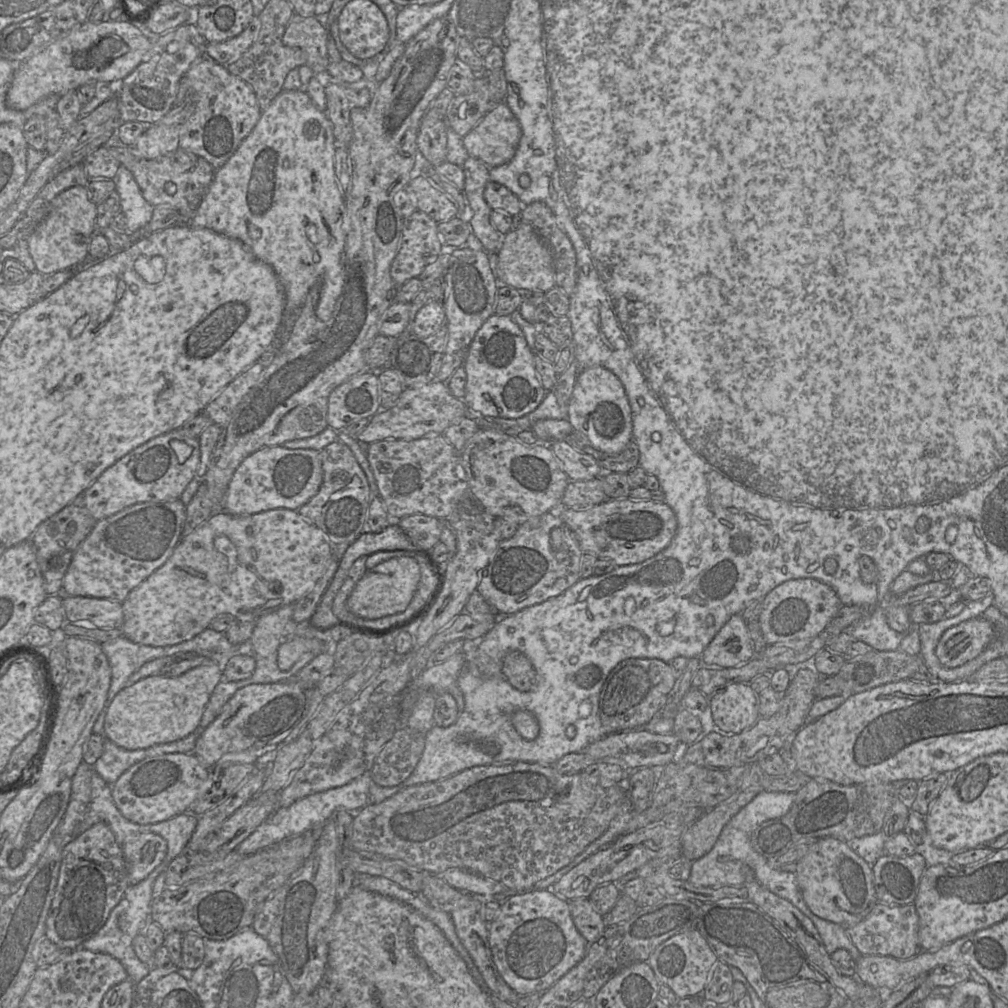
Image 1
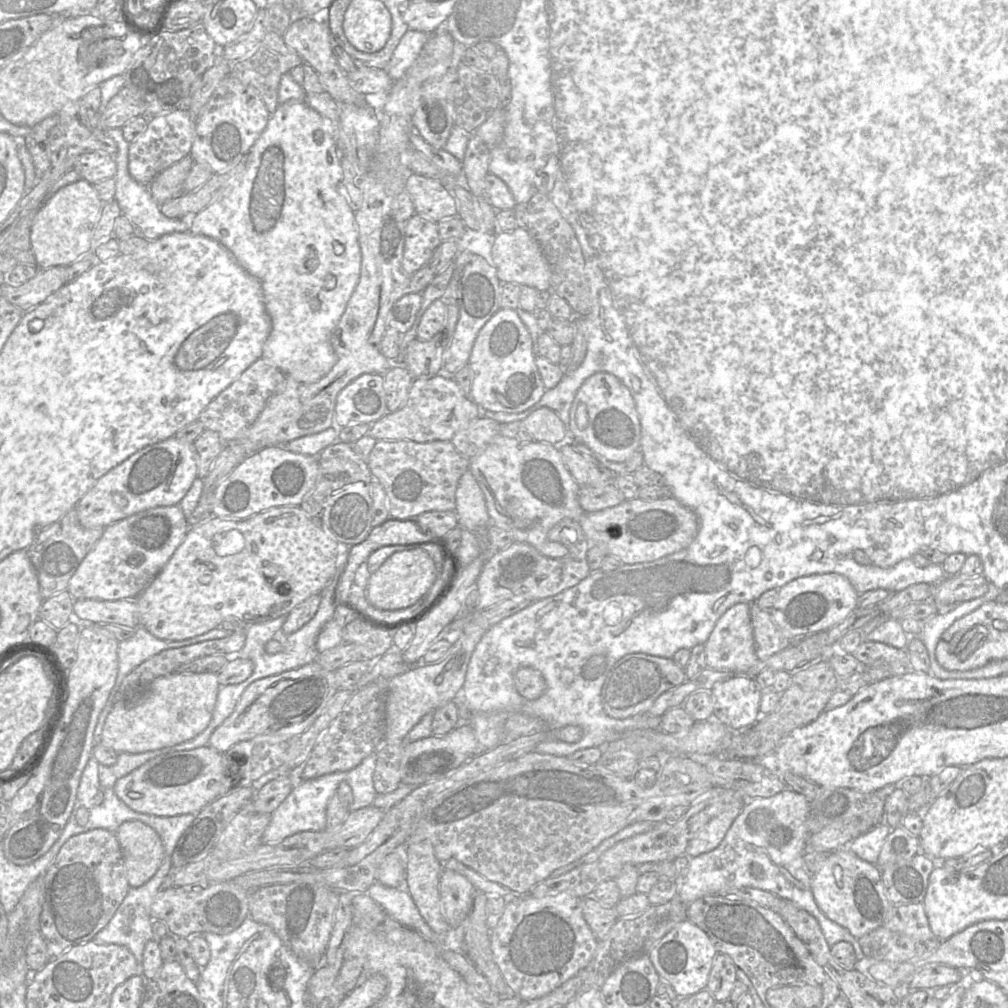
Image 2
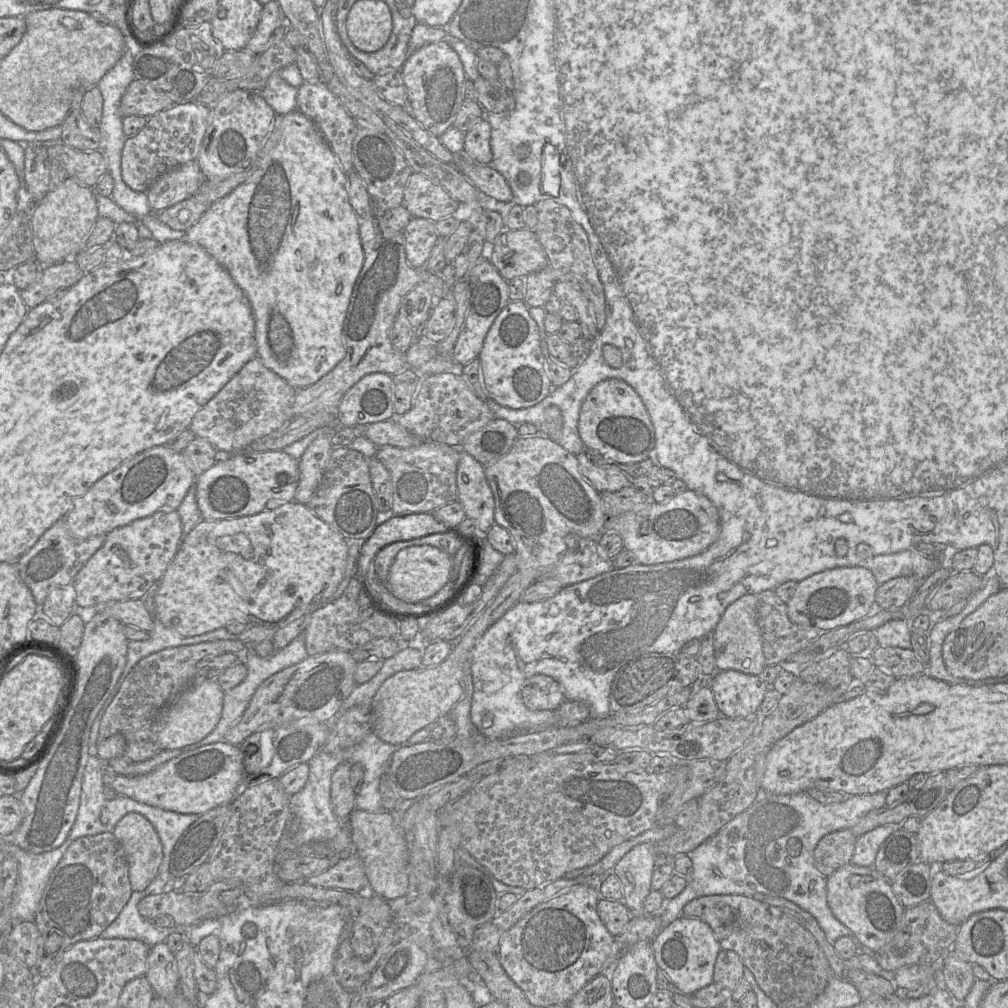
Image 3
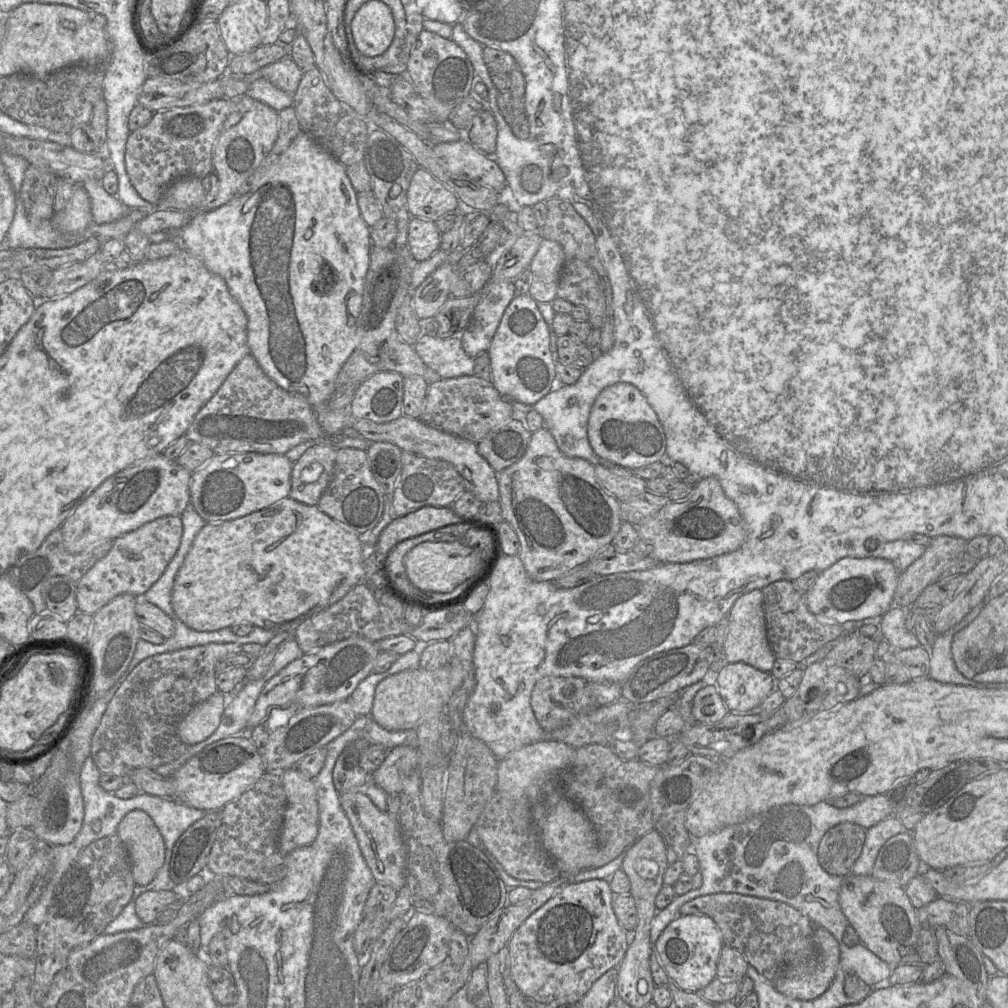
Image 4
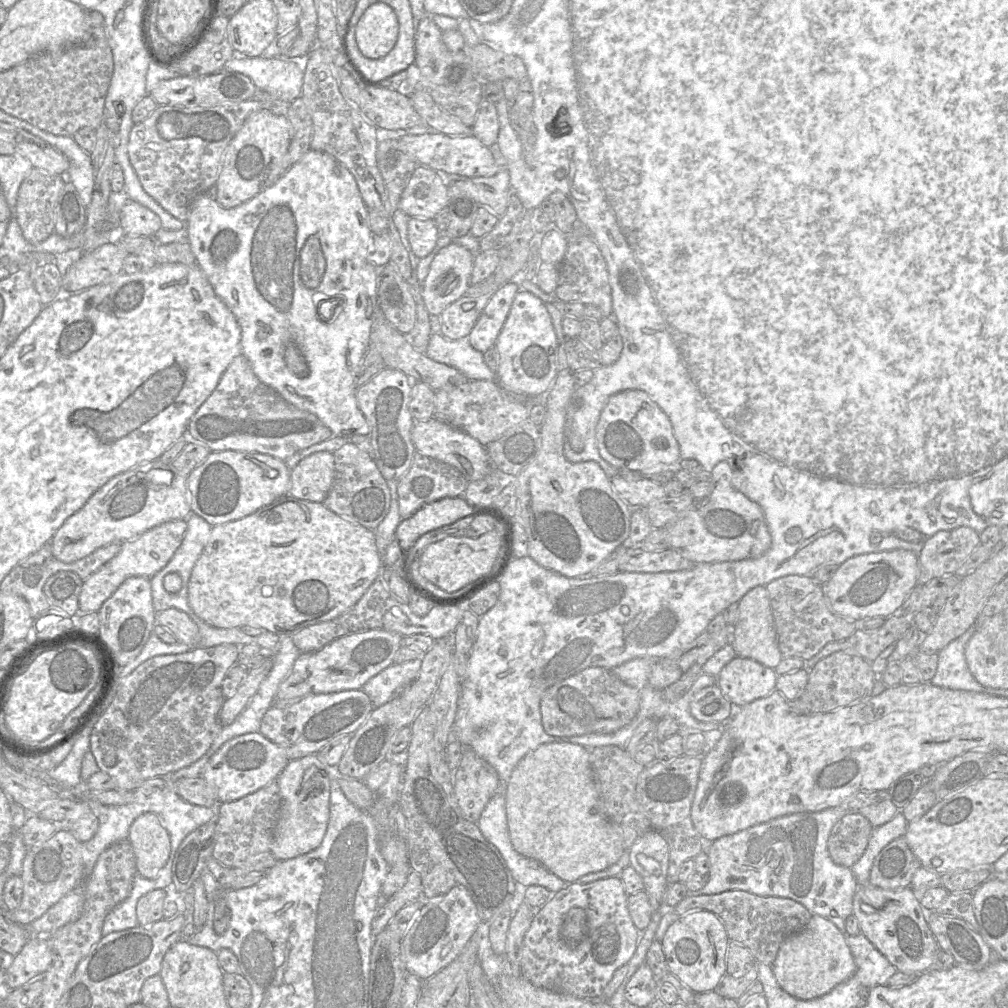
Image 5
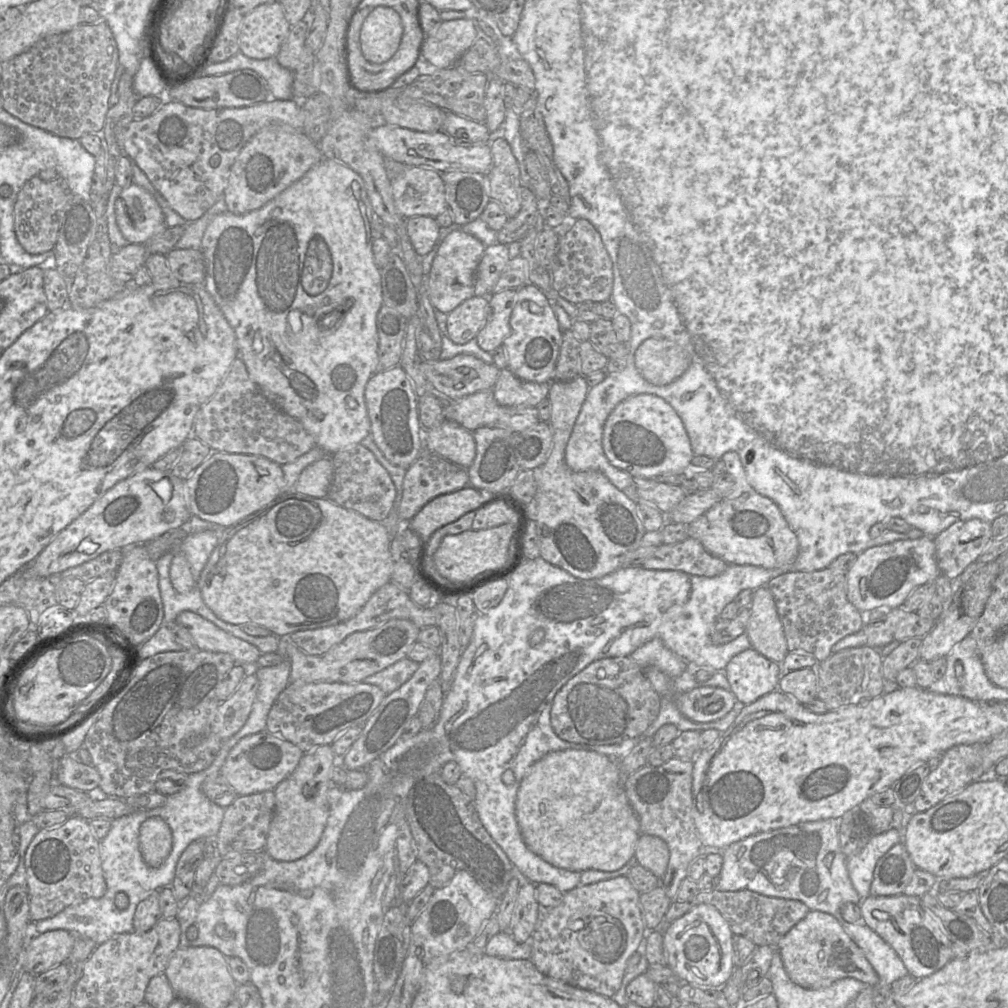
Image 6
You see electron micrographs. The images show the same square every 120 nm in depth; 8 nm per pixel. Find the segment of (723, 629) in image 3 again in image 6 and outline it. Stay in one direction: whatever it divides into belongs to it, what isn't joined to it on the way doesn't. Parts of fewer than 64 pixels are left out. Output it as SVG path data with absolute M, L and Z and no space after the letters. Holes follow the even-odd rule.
M767 586L754 590L750 609L746 633L751 648L770 660L783 663L789 652L787 640L773 595Z

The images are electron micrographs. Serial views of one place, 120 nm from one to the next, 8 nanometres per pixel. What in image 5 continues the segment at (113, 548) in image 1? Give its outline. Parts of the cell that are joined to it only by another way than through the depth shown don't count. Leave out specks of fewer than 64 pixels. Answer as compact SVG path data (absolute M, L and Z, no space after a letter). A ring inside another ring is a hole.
M186 520L164 522L146 531L139 537L124 541L118 554L105 563L83 582L79 595L79 612L98 612L102 604L129 577L142 576L151 578L164 568L181 545L187 530Z

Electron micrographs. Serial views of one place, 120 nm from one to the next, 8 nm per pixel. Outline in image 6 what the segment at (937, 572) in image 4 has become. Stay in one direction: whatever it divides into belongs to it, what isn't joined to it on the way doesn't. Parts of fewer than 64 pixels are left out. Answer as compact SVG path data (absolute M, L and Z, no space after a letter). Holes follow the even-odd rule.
M973 518L953 523L934 537L940 572L955 580L992 540L991 523Z

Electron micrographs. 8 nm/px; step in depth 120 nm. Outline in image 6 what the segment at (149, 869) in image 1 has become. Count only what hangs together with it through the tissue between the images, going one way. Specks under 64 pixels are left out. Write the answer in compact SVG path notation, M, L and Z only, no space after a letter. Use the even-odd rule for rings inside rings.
M150 817L140 826L139 846L145 863L159 867L172 849L172 832L160 817Z

